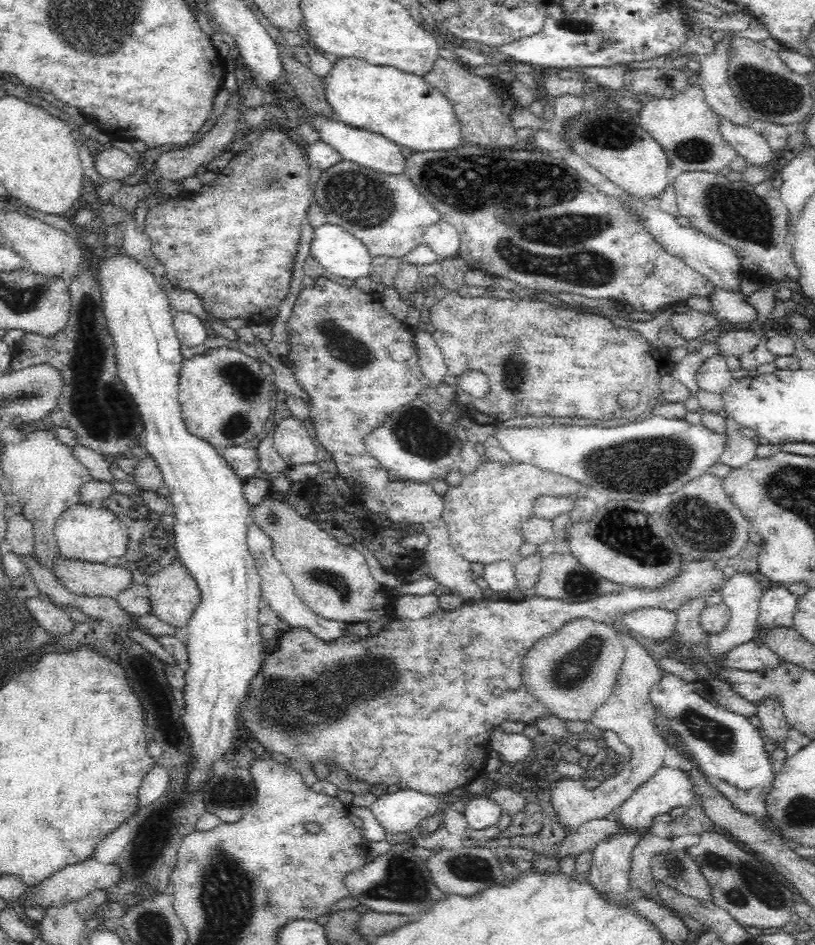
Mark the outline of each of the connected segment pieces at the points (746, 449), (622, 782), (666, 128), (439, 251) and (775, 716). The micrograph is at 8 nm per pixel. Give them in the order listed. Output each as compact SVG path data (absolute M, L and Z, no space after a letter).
M732 417L726 420L726 433L728 433L728 446L718 462L730 468L742 468L756 458L756 444L738 431L739 425Z
M618 632L622 641L625 657L622 666L618 670L618 680L613 694L607 702L600 706L592 714L590 722L603 732L611 731L618 736L628 748L631 756L628 767L616 776L610 776L596 786L588 789L580 779L572 779L562 776L552 787L551 803L553 804L558 822L569 834L574 834L583 822L594 819L604 819L608 814L614 812L633 793L635 788L644 784L652 776L661 770L663 759L667 752L665 738L656 728L655 722L649 709L649 693L651 689L661 680L661 673L657 667L657 661L647 653L646 649L631 635Z
M693 83L680 92L676 98L659 98L650 100L640 108L639 125L655 139L664 149L671 166L679 168L682 173L708 172L718 173L738 156L739 154L724 140L720 133L720 117L710 108L706 102L705 94L698 84Z
M442 219L427 227L423 240L440 259L454 257L459 253L461 244L459 233L452 224Z
M762 698L760 702L756 702L755 706L764 734L773 743L784 746L789 741L789 726L783 714L782 700L780 698Z

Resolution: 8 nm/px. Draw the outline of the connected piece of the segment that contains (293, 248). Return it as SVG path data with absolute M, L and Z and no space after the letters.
M256 129L244 136L243 139L249 144L247 150L234 154L232 160L217 172L218 176L212 184L201 185L199 192L195 195L190 195L186 192L182 195L184 199L182 199L182 196L178 197L178 202L175 202L175 200L162 202L160 206L147 214L144 232L152 242L152 253L158 259L160 265L164 265L166 268L169 288L176 287L180 288L180 290L186 290L186 292L194 292L200 298L204 310L220 321L240 318L247 322L264 323L274 320L274 317L278 314L280 304L282 304L288 290L290 290L293 276L292 267L301 239L301 224L307 218L308 208L312 205L313 190L309 187L309 164L304 157L305 149L292 134L287 131L272 129L262 131Z

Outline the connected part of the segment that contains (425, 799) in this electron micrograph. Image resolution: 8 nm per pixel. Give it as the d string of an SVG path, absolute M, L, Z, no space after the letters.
M400 788L392 794L376 797L370 809L388 833L404 834L434 815L444 805L440 802L440 795Z

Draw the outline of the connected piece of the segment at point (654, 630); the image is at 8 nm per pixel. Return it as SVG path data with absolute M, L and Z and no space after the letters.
M642 607L622 613L618 622L630 631L660 641L670 638L676 632L676 619L675 611Z

